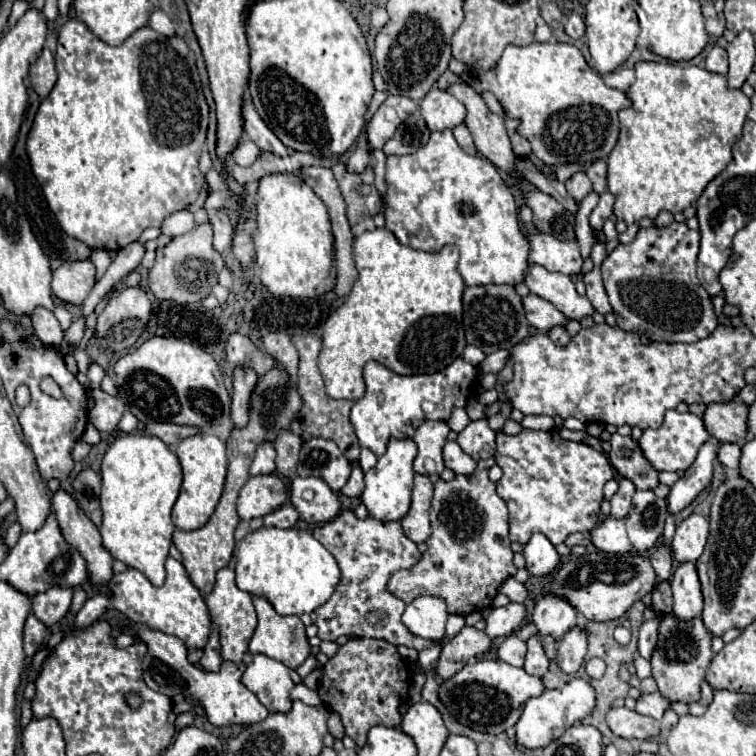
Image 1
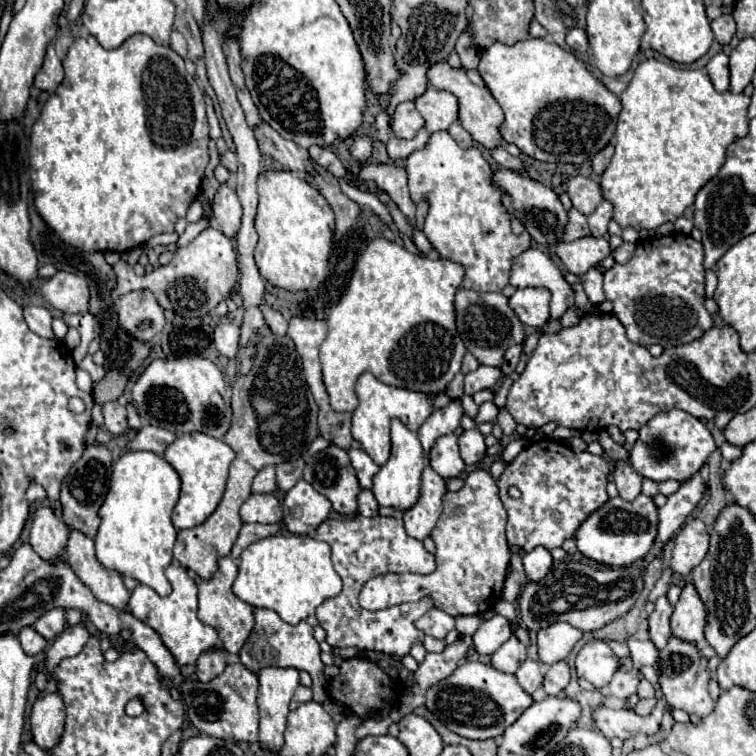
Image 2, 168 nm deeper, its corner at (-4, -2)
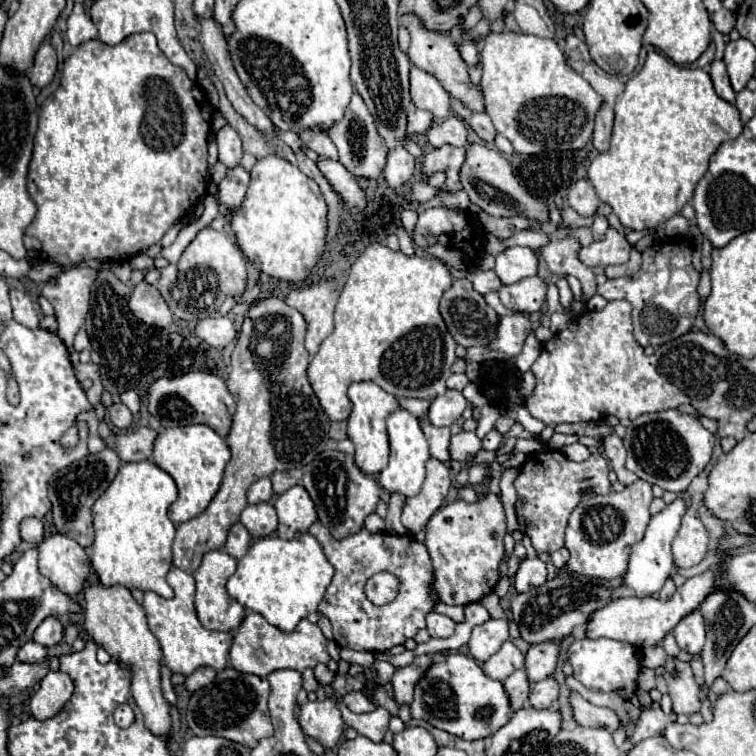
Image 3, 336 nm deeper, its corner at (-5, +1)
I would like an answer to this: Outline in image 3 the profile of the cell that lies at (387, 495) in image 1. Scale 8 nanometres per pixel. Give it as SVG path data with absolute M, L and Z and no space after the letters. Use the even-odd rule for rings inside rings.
M399 408L391 412L387 418L387 432L389 432L391 454L389 454L389 466L379 474L379 480L383 488L389 492L415 496L421 490L421 484L425 478L425 462L429 460L429 444L425 440L425 434L421 432L419 420L411 412Z

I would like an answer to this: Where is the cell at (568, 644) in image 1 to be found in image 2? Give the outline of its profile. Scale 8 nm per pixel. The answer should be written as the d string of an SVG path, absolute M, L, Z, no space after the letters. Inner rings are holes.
M566 661L554 663L550 667L546 667L544 673L544 691L548 695L558 695L564 691L564 687L570 681L570 665Z

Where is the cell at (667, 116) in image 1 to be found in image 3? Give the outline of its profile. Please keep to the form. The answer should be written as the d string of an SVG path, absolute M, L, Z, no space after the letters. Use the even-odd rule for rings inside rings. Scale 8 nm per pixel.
M649 52L643 68L627 80L623 94L615 100L615 124L609 150L599 152L593 158L587 178L597 190L599 200L613 208L613 214L625 228L657 228L681 212L681 208L691 200L693 188L707 172L711 154L725 140L737 138L741 130L743 124L737 108L715 94L713 82L705 70L681 68L665 56Z

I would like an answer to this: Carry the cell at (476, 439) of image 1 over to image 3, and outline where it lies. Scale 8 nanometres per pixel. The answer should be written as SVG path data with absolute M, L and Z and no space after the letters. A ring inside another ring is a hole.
M459 432L451 436L449 442L451 460L469 462L477 454L477 450L481 450L481 440L475 436L475 432Z

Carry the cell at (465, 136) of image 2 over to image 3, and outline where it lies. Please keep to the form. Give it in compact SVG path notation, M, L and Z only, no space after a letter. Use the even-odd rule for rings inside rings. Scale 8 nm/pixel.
M455 114L445 118L443 122L433 122L433 126L427 130L427 140L433 148L441 148L441 144L465 146L467 144L465 122Z

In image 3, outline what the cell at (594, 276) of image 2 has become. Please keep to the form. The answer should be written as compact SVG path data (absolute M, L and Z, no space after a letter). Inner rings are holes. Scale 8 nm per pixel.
M565 236L561 240L551 240L539 252L541 252L543 260L547 262L549 272L553 272L557 276L569 276L569 274L575 276L583 286L585 298L591 298L595 294L597 282L595 282L593 270L589 266L581 264L581 260L577 260L579 248L581 248L581 244L575 236Z

